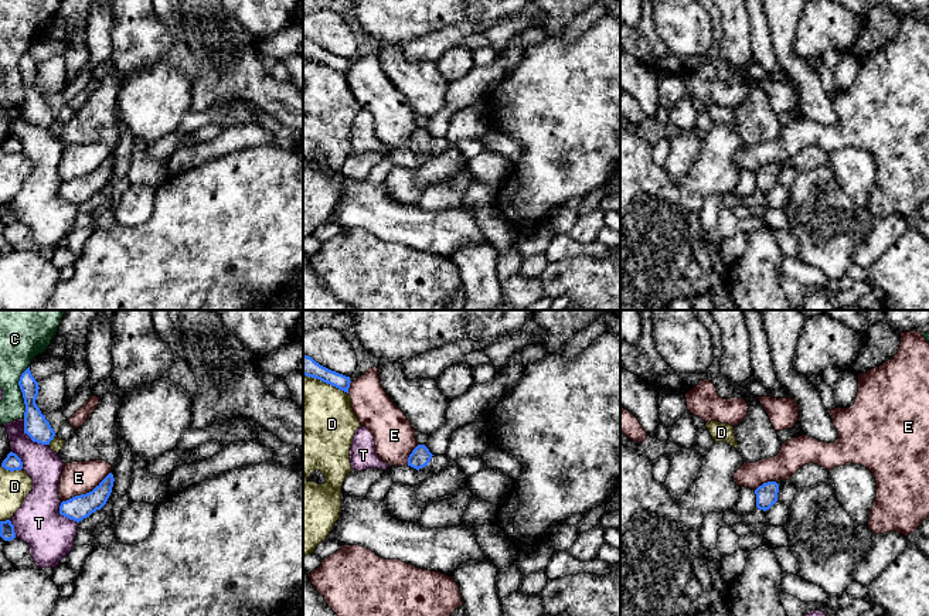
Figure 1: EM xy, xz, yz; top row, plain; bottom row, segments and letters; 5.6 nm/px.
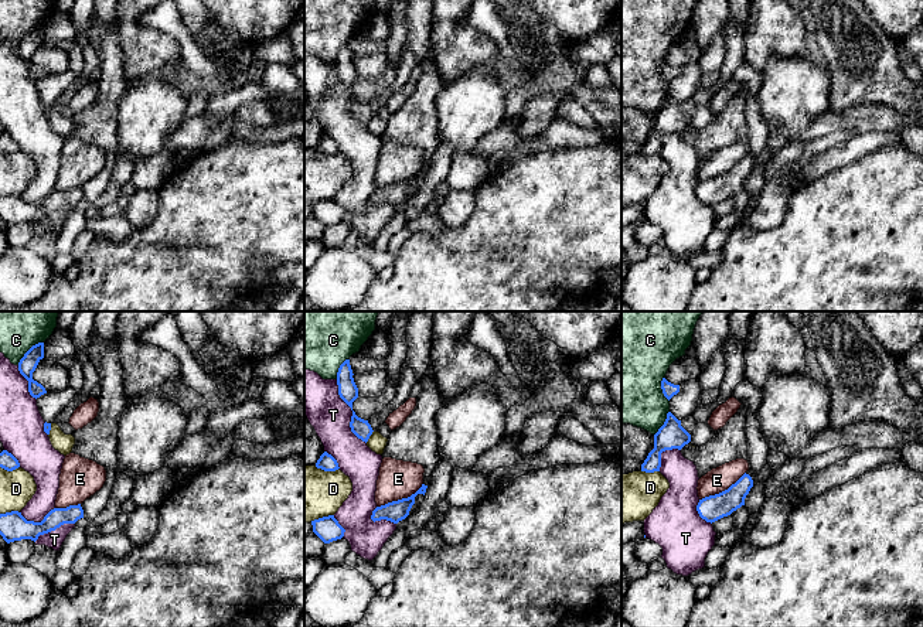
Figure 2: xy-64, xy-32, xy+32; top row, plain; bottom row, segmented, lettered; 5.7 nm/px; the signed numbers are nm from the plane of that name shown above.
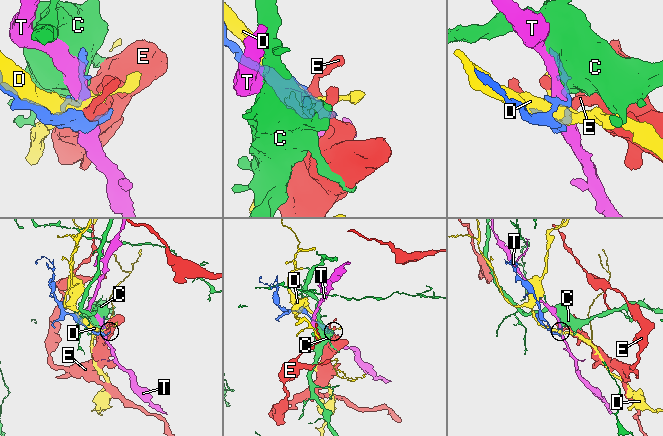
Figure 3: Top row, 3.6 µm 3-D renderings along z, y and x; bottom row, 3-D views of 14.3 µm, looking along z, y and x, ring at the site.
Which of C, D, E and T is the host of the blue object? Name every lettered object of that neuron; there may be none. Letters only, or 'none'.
none

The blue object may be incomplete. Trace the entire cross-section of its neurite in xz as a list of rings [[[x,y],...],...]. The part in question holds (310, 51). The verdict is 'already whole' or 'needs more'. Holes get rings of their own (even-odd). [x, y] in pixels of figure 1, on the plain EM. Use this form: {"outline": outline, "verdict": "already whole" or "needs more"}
{"outline": [[[303,38],[303,58],[317,61],[348,76],[351,65],[350,59],[346,59],[320,48],[309,38]]], "verdict": "already whole"}

